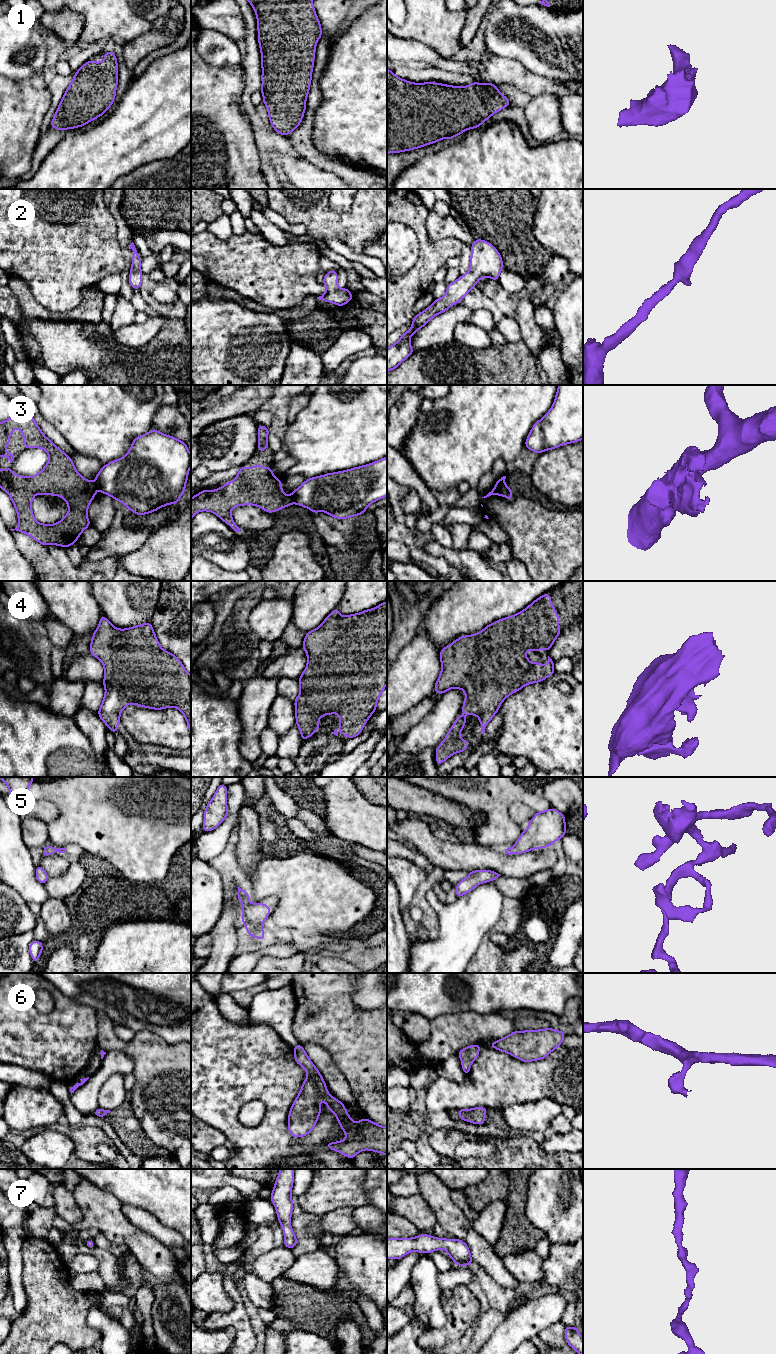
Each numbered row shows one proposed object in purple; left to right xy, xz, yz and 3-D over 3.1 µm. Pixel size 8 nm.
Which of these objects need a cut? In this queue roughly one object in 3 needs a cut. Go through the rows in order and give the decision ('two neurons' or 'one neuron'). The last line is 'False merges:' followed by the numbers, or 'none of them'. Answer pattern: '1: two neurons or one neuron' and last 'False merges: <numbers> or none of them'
1: one neuron
2: one neuron
3: two neurons
4: one neuron
5: one neuron
6: one neuron
7: one neuron
False merges: 3

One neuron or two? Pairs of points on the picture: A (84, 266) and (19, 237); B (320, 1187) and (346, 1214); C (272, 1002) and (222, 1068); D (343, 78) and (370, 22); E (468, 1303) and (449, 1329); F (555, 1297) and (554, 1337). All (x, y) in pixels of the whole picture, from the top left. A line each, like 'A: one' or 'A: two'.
A: one
B: two
C: two
D: one
E: one
F: two

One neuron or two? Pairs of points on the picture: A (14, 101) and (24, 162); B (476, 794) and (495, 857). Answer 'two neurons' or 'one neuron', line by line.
A: one neuron
B: two neurons

